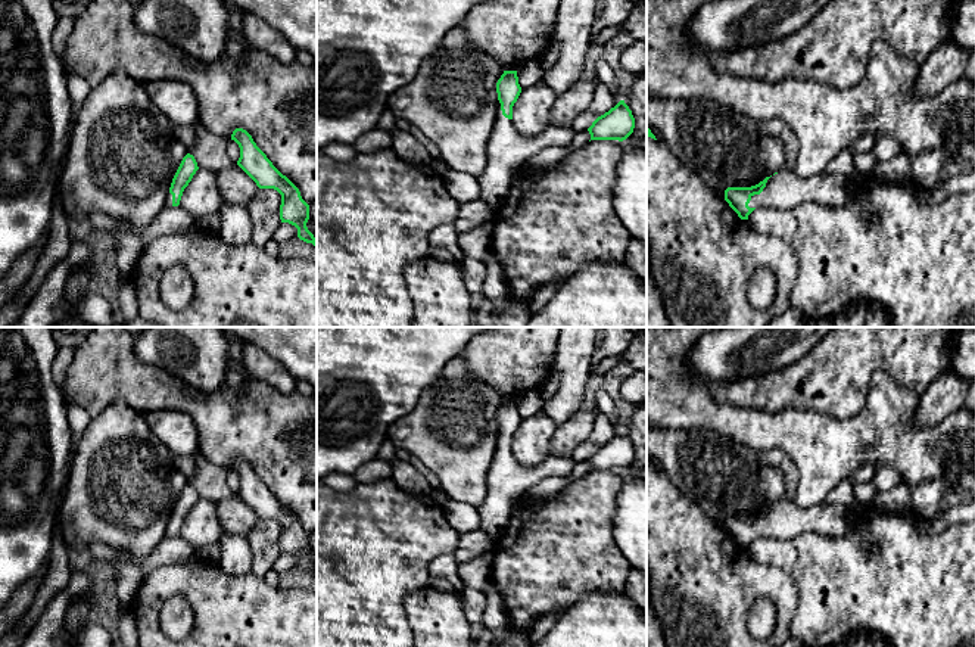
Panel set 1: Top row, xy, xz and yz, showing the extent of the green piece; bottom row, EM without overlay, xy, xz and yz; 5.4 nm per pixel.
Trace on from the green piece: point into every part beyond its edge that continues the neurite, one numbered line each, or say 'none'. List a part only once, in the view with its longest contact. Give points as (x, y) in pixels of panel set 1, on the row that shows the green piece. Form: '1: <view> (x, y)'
1: yz (784, 190)

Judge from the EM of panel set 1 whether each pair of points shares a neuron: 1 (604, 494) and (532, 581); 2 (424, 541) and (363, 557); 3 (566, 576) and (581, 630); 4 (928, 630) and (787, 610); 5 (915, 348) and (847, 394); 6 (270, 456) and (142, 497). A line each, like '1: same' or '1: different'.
1: same
2: same
3: different
4: different
5: same
6: different

